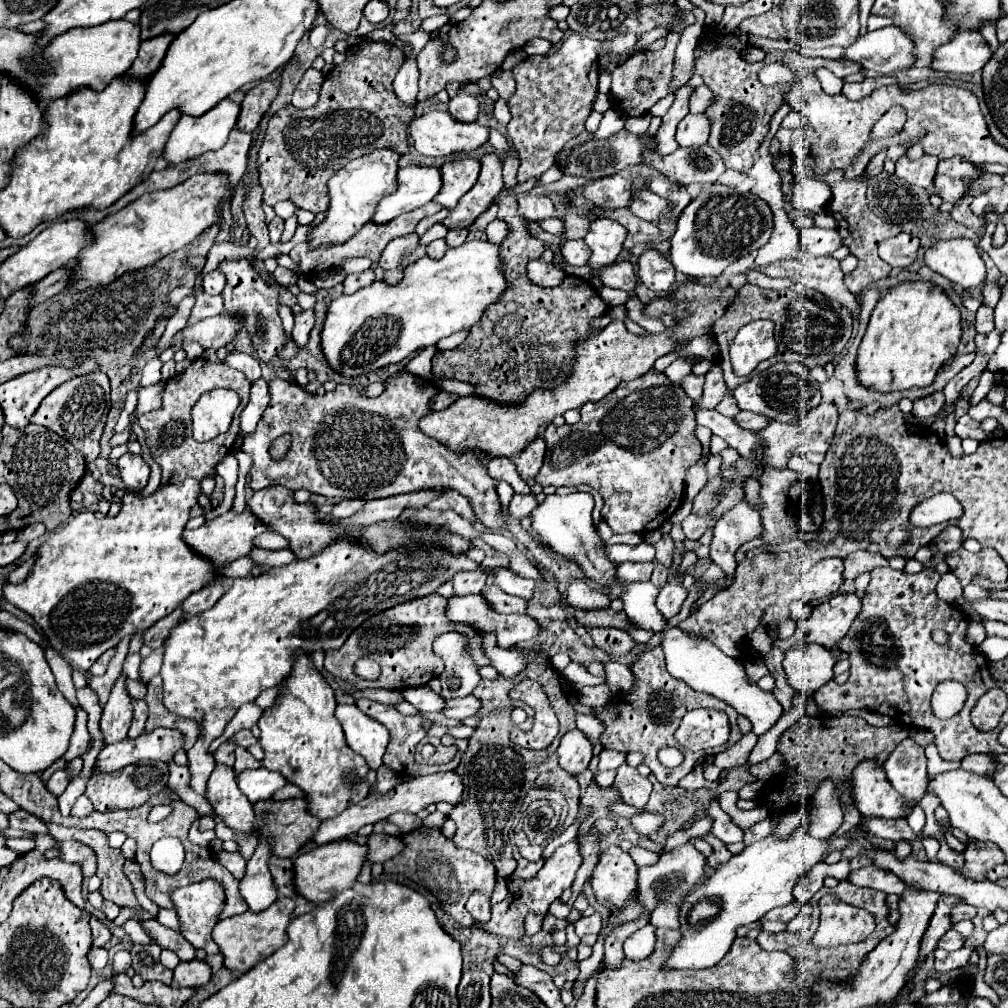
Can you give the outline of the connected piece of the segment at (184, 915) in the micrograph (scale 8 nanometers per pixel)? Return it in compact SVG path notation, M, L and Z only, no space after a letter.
M202 880L202 882L196 882L196 884L190 884L190 886L184 886L184 888L178 888L174 894L172 894L172 900L176 904L176 914L180 916L180 922L182 922L182 934L184 938L194 946L194 948L202 948L206 950L208 954L218 954L220 948L218 944L212 940L212 930L218 922L218 916L220 912L224 910L226 906L226 892L224 892L224 886L218 882L218 880Z

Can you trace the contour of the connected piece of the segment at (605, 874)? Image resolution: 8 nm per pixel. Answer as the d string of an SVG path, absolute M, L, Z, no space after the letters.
M610 846L604 850L592 880L596 898L610 910L628 904L628 896L632 896L632 888L636 888L636 868L632 856L622 848Z

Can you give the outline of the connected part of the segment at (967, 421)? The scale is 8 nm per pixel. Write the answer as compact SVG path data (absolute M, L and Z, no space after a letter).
M968 414L958 418L958 422L956 422L956 436L960 436L960 438L974 438L978 442L984 442L984 440L990 438L990 434L986 434L980 428L980 422L972 420Z

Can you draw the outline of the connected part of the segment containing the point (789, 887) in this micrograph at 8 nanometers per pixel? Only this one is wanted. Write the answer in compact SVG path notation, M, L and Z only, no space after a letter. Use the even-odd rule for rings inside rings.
M804 816L790 838L770 834L764 840L746 846L742 854L734 856L728 864L722 864L704 884L696 886L684 898L684 906L680 908L682 942L680 946L676 946L676 950L672 950L666 968L712 968L728 952L732 940L736 938L738 926L756 922L768 910L794 902L796 884L830 852L828 840L812 838L808 834L808 826L810 820L808 816ZM702 900L710 900L718 908L718 912L712 918L692 918L694 906Z

